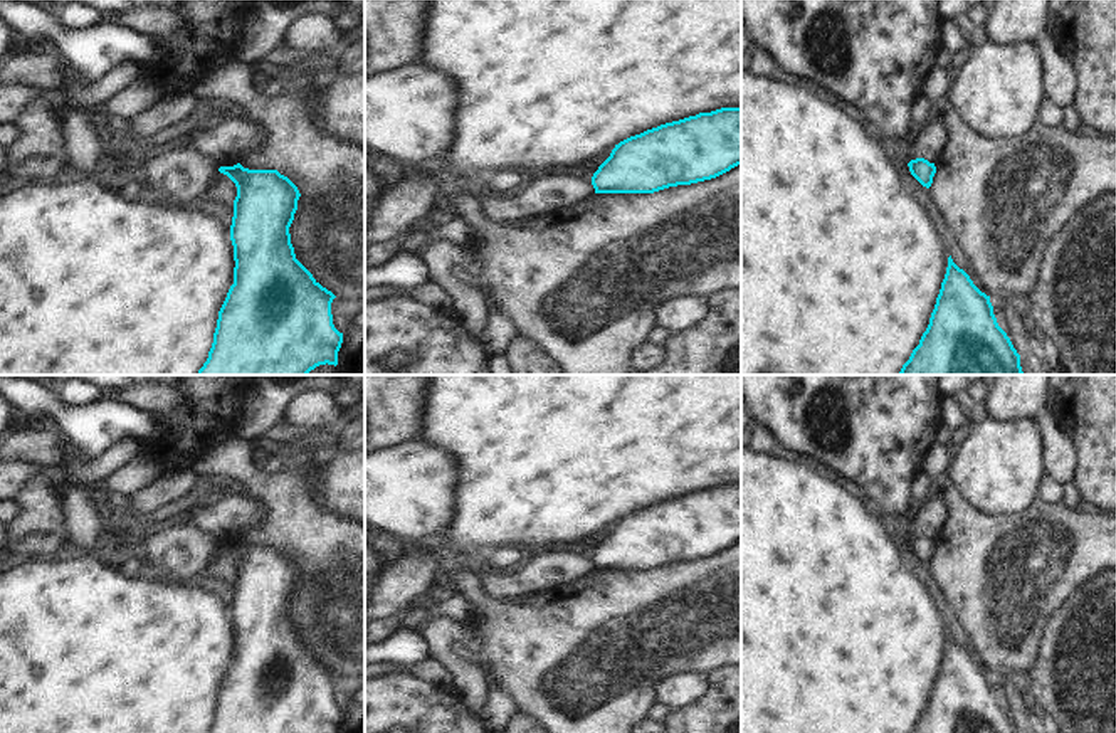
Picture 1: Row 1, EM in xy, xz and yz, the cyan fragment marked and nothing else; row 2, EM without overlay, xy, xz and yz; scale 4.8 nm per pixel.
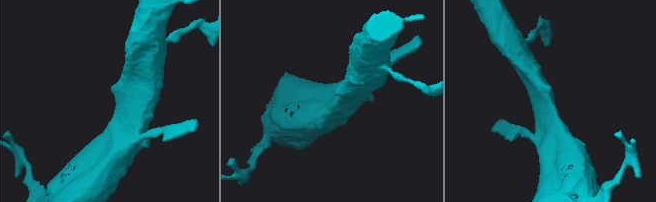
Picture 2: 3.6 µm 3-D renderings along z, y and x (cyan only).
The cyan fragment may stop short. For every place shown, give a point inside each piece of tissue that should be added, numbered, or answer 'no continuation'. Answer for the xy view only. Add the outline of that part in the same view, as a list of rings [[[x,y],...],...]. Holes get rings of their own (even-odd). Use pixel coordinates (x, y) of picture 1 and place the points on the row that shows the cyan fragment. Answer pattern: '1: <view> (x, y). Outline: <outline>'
no continuation.

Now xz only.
no continuation.

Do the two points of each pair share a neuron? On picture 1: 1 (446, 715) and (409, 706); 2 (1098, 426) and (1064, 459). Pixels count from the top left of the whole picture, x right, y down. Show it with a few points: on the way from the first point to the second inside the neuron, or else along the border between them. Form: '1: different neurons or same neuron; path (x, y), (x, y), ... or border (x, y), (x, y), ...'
1: same neuron; path (437, 715), (417, 715)
2: different neurons; border (1056, 414), (1076, 451), (1074, 479)

